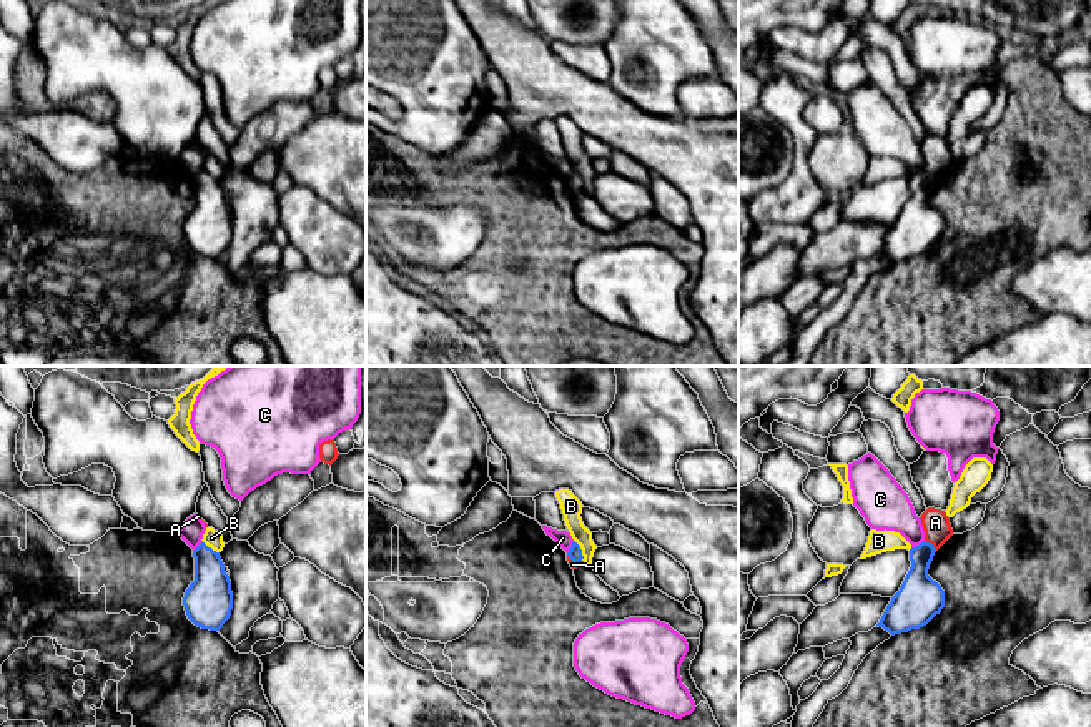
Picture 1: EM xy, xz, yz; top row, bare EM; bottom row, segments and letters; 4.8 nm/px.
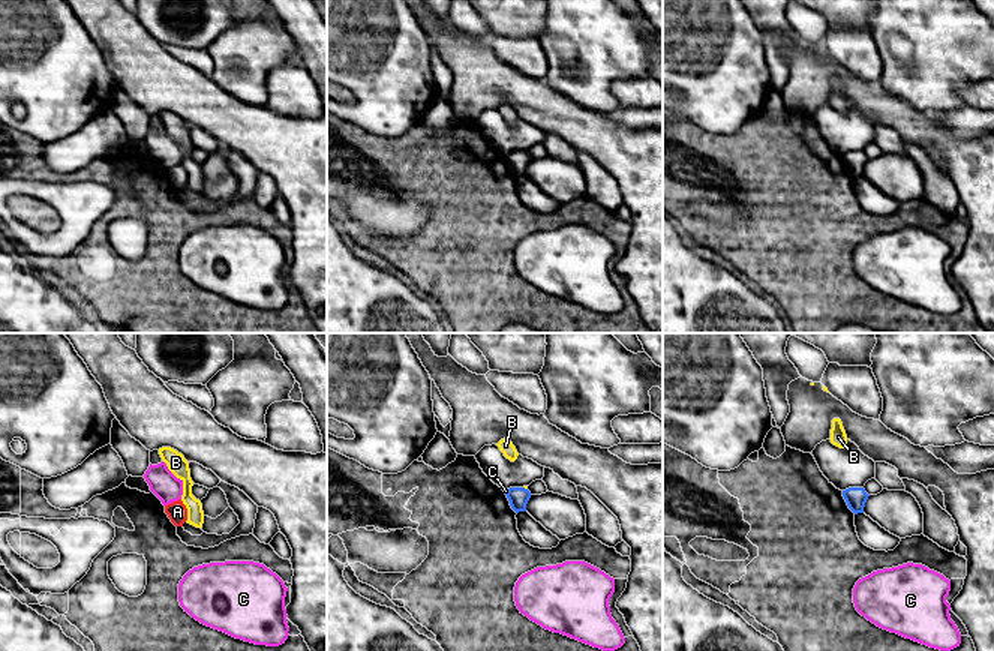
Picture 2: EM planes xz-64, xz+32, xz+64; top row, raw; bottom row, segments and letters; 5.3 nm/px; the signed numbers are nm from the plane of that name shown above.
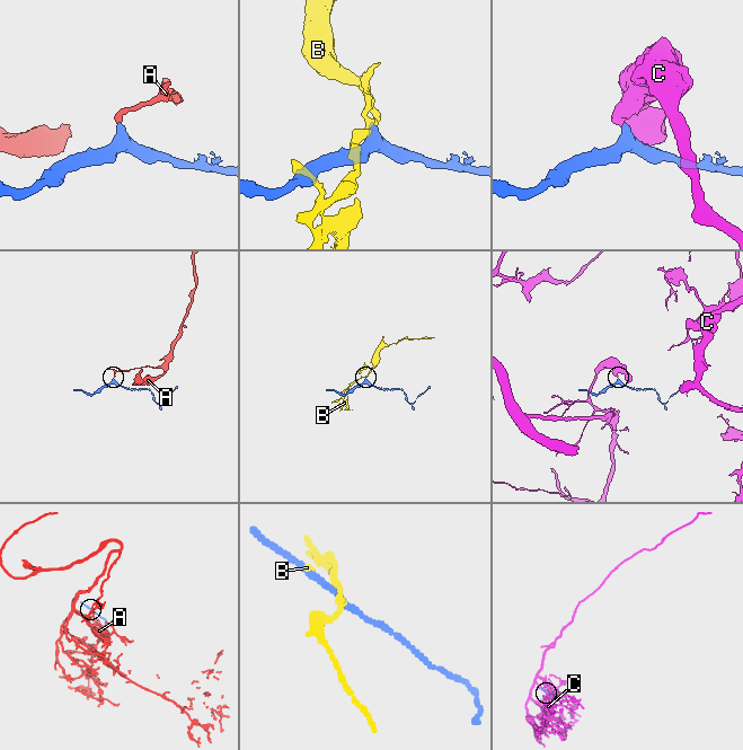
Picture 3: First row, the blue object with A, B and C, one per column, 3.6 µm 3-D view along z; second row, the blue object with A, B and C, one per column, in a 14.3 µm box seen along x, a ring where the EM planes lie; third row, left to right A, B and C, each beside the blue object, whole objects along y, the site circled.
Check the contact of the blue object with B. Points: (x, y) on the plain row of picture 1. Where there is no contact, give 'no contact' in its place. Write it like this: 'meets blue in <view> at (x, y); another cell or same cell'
meets blue in xz at (581, 177); another cell

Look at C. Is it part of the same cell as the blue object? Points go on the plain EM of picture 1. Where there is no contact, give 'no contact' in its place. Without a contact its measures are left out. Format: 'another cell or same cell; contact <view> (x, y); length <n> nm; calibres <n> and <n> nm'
another cell; contact yz (917, 173); length 80 nm; calibres 220 and 220 nm

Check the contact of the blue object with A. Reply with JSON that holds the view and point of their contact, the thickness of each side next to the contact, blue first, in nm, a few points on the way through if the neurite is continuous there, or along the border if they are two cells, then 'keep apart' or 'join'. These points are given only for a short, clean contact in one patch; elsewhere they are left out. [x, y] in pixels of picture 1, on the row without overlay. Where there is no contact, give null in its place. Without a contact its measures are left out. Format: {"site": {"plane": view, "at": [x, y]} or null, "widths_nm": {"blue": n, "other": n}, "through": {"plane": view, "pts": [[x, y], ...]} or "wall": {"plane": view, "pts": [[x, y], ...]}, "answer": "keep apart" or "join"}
{"site": {"plane": "yz", "at": [932, 173]}, "widths_nm": {"blue": 200, "other": 130}, "wall": {"plane": "yz", "pts": [[925, 167], [935, 178]]}, "answer": "keep apart"}

